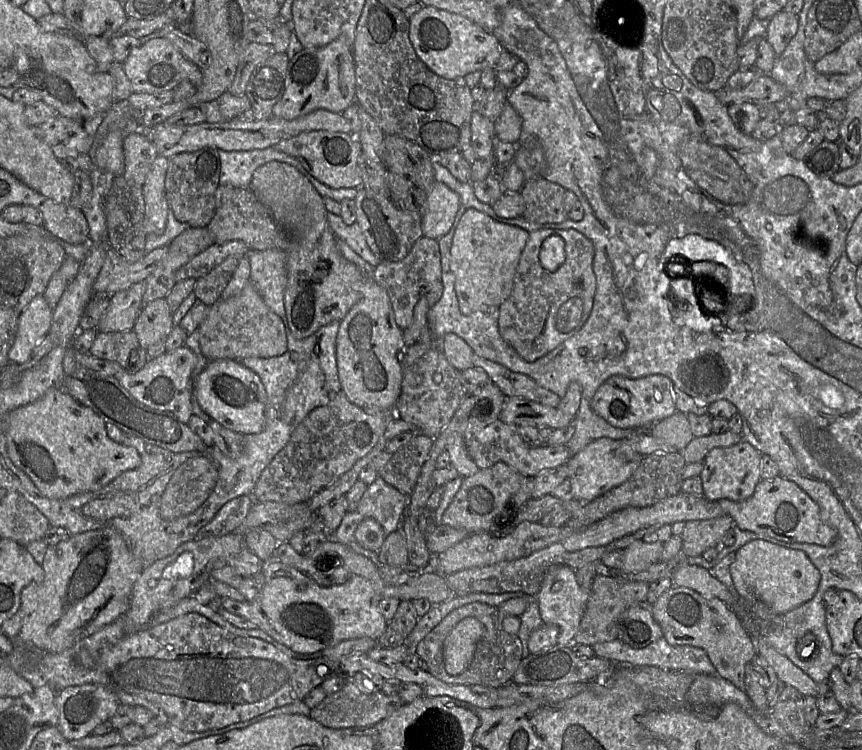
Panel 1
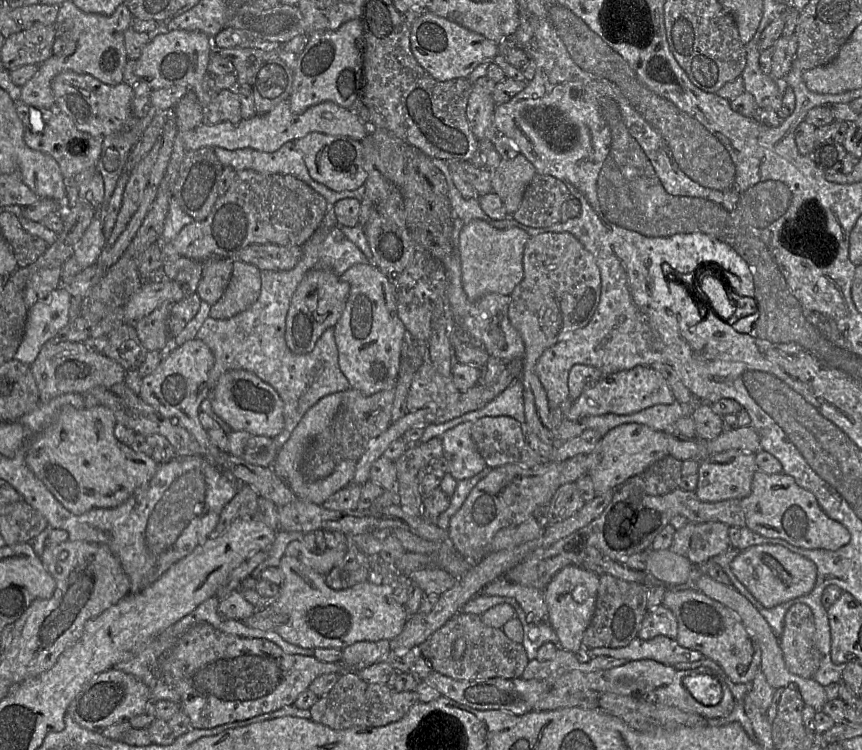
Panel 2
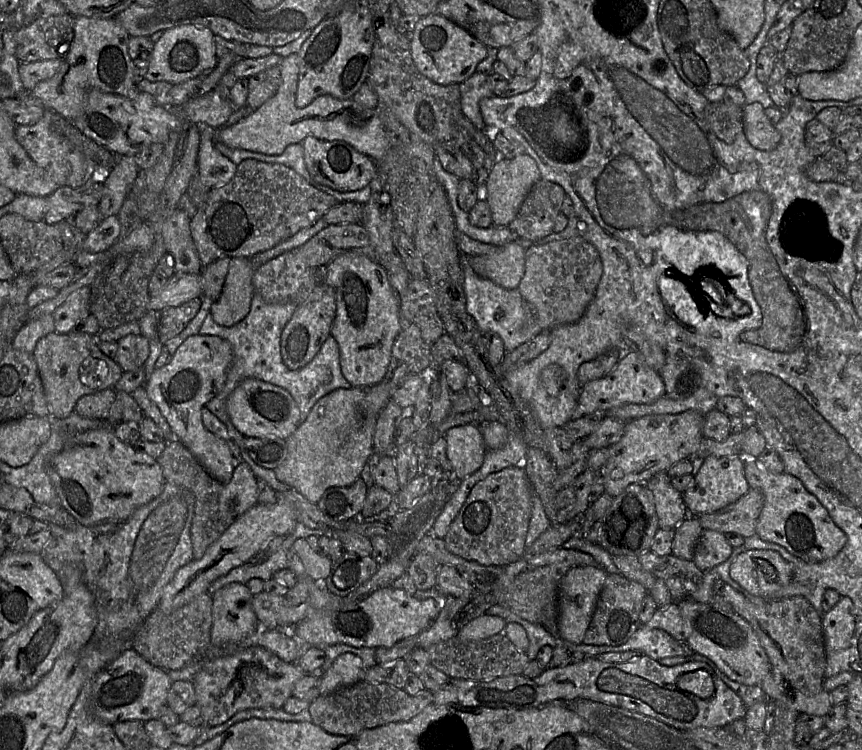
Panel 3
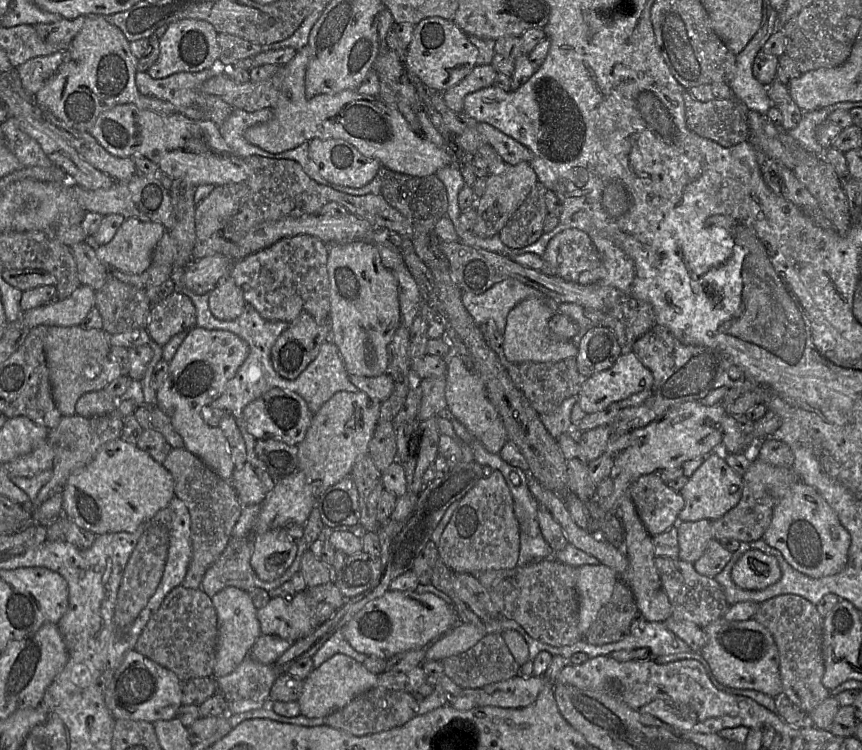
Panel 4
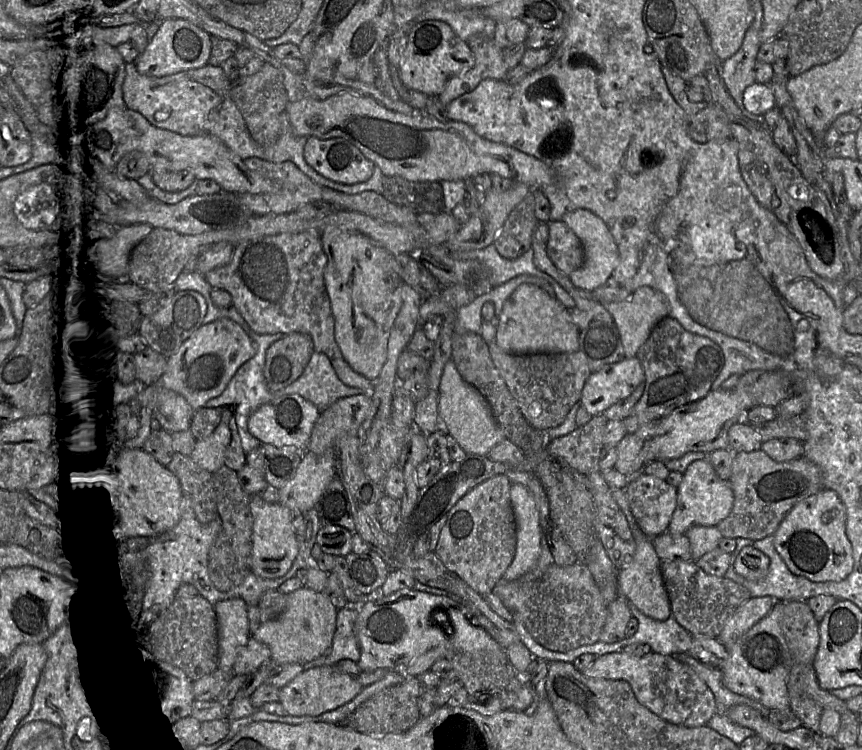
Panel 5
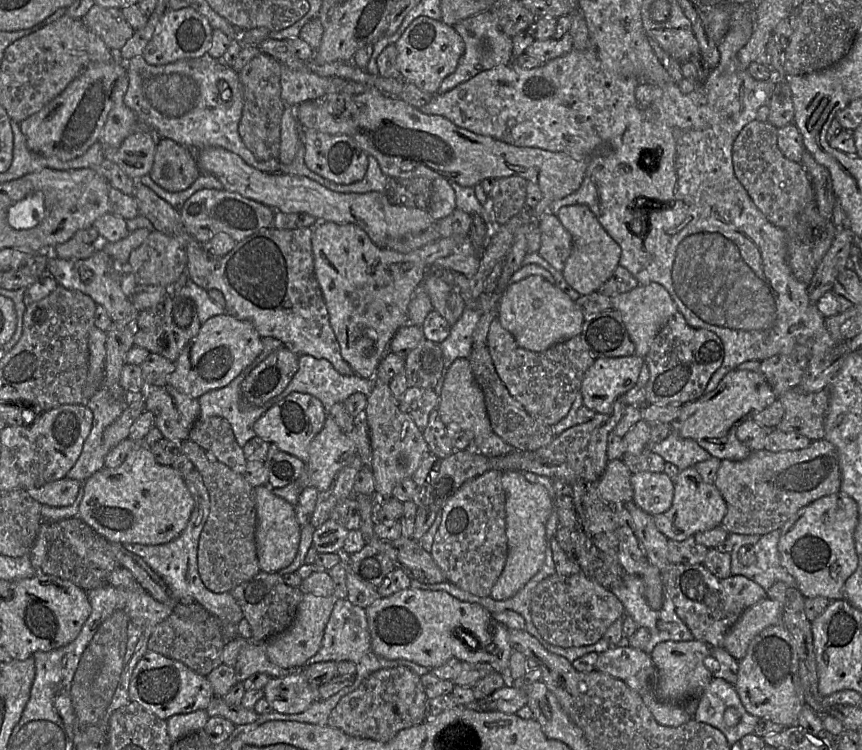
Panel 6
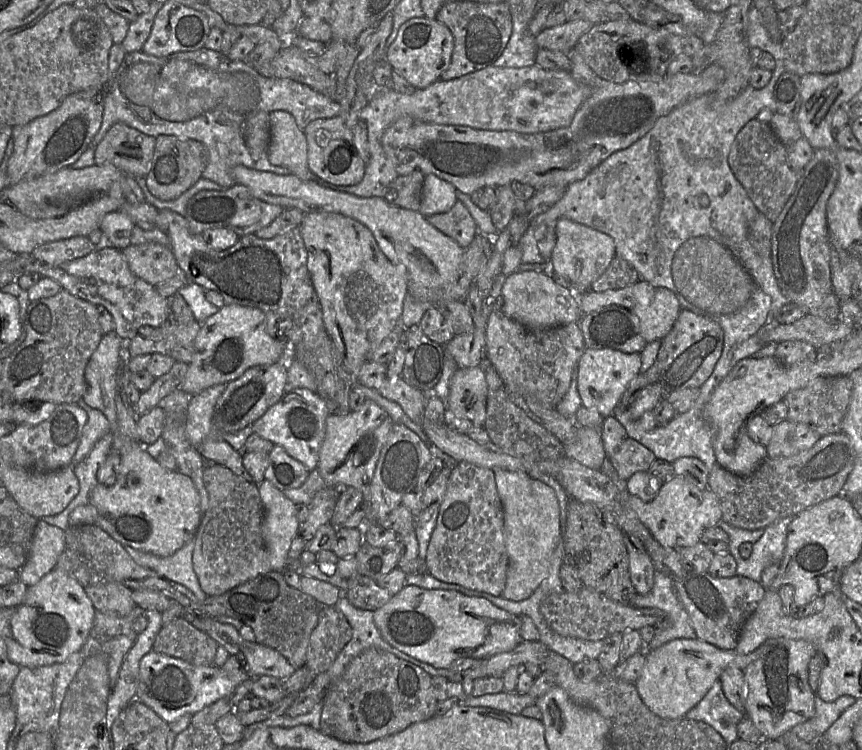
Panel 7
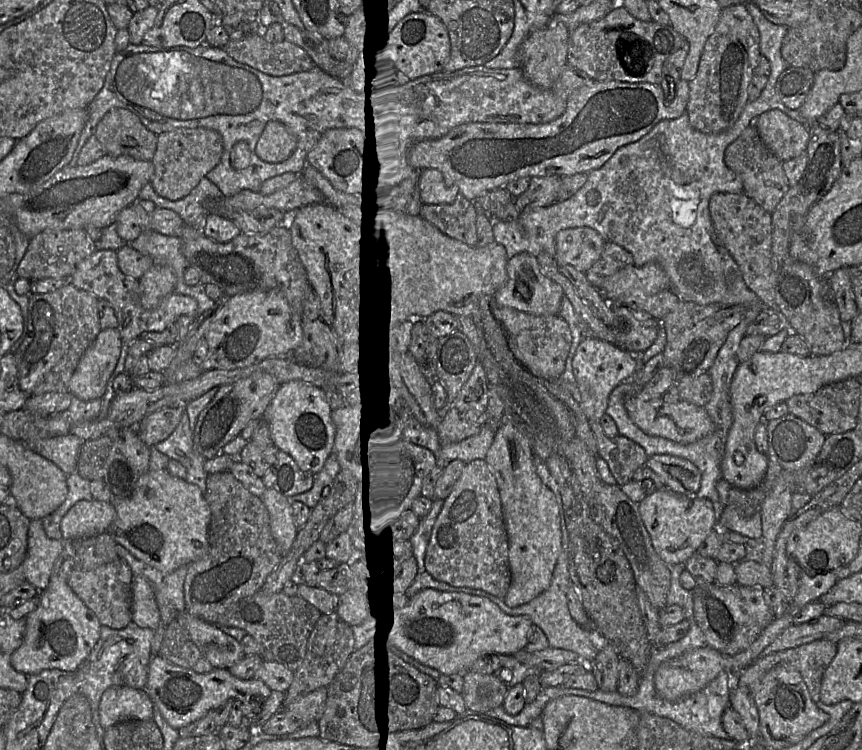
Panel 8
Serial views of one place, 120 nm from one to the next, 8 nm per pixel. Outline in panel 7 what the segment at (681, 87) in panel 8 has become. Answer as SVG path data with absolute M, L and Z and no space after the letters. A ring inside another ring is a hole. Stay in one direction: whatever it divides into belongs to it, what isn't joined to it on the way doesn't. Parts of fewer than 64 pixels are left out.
M578 52L570 54L571 74L576 82L589 88L590 95L581 104L571 124L548 132L522 134L515 131L475 129L462 125L432 124L411 116L402 116L384 131L382 148L398 176L413 171L435 174L451 183L458 191L471 195L488 186L504 186L514 182L529 184L536 189L547 186L567 187L582 180L611 154L628 148L643 137L661 116L694 97L716 91L725 79L725 70L718 64L710 64L700 74L676 73L665 75L654 82L627 81L614 83L600 78L584 62Z

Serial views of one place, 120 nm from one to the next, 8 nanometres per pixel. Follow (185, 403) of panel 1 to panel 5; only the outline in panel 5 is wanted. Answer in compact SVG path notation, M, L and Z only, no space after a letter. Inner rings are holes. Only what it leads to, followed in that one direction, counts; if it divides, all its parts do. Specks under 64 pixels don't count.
M222 317L200 326L179 349L168 358L166 371L160 377L164 388L182 395L194 411L219 396L238 368L257 352L257 344L235 321ZM221 422L210 436L196 441L189 456L201 468L213 473L225 465L224 456L230 440L230 429Z

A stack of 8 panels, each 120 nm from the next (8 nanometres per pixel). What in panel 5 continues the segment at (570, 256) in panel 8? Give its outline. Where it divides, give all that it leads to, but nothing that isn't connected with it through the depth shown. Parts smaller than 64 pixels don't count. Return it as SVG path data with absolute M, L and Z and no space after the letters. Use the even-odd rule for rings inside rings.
M580 208L567 212L562 217L562 221L573 230L584 249L584 262L580 268L569 275L570 281L577 288L593 291L607 281L618 265L620 259L618 247L605 222L588 209Z

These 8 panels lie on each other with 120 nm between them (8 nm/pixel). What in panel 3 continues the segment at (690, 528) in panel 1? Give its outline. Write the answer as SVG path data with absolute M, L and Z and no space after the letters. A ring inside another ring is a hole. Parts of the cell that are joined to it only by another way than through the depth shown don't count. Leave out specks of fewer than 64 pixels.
M704 529L695 547L692 561L701 571L706 572L725 562L733 549L725 534Z

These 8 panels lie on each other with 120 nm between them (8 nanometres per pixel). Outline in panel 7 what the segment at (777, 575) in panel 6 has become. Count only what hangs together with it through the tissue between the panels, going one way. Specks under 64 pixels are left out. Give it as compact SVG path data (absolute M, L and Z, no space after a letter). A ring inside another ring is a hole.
M788 516L778 520L765 529L746 530L731 526L730 524L720 520L718 526L722 528L729 536L729 553L736 561L736 575L749 578L756 582L760 582L763 570L773 564L781 562L786 545L788 526L794 517ZM742 543L753 543L751 556L747 559L741 557L739 547Z

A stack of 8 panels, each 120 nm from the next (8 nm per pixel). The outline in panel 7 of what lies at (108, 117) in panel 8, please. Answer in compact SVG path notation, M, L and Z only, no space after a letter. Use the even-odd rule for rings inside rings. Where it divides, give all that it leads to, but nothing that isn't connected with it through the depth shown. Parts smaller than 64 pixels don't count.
M115 123L96 146L96 165L113 166L133 177L145 177L151 169L156 138L124 123Z

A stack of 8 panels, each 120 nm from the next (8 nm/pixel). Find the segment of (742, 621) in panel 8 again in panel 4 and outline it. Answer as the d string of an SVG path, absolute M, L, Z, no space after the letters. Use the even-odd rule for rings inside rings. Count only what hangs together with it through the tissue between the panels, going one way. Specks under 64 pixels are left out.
M655 557L654 563L672 608L672 617L704 628L720 619L730 608L722 587L715 578L699 574L693 563L679 558Z

